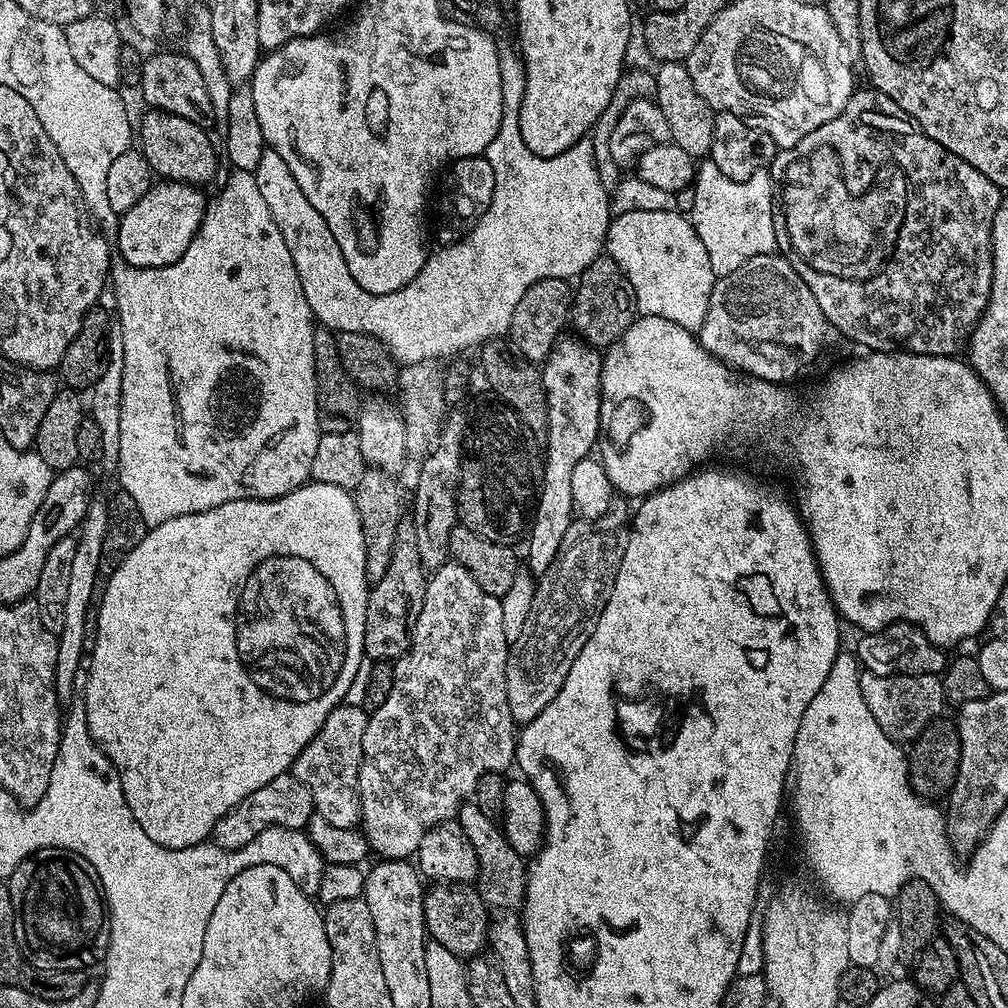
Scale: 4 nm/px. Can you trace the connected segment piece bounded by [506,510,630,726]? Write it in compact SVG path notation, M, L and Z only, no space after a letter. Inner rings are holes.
M619 510L606 513L597 520L573 519L554 562L535 583L533 605L517 642L508 650L506 662L506 694L510 698L510 714L517 725L529 724L562 690L578 650L586 646L590 634L598 626L598 618L610 598L622 554L626 554L629 521Z

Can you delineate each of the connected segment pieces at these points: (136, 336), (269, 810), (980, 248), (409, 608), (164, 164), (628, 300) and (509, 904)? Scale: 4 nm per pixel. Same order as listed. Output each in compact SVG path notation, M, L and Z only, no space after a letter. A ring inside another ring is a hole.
M232 168L229 173L220 188L220 200L207 201L200 229L178 262L161 268L135 268L120 262L110 272L111 287L116 287L114 316L122 336L121 458L118 484L123 492L134 498L134 502L138 502L138 510L142 510L144 523L149 526L170 522L170 518L182 518L182 514L205 512L235 500L276 500L309 483L311 464L318 453L322 413L314 358L316 328L310 302L306 302L306 294L302 294L302 278L298 278L294 258L290 258L290 250L284 246L282 230L278 230L278 222L274 222L270 206L266 206L258 191L255 171Z
M285 774L274 778L274 782L266 782L262 790L254 790L254 794L246 797L230 814L223 816L212 829L211 839L219 848L241 848L254 842L254 838L258 838L258 834L267 828L307 829L313 815L310 790L306 790L296 776Z
M865 86L861 92L860 89L853 91L844 109L834 118L830 118L830 122L822 122L822 126L818 126L818 130L810 130L810 134L806 134L806 138L802 138L802 142L798 142L789 148L779 149L771 162L770 175L775 191L778 193L778 207L772 213L774 230L776 231L776 247L783 255L788 257L790 266L794 266L794 270L798 270L802 282L806 282L806 286L810 286L810 294L814 294L814 299L818 302L825 321L831 327L833 324L846 339L853 340L856 344L861 344L864 350L868 352L913 352L923 356L956 356L959 353L959 348L961 351L965 347L972 329L976 327L977 322L980 321L980 315L986 310L988 299L990 298L990 286L992 285L992 223L994 222L994 214L1000 209L1002 192L994 182L990 182L989 178L986 178L985 174L979 173L974 166L970 166L969 162L963 161L957 154L946 150L946 146L934 142L934 138L926 135L918 127L915 120L905 116L901 107L886 94Z
M397 539L386 572L380 581L371 585L368 594L364 654L369 661L395 662L408 652L418 622L418 614L422 614L425 583L426 569L420 565L415 539Z
M149 109L138 122L138 142L140 151L153 173L164 180L204 186L216 174L218 164L216 152L203 125L179 118L169 112Z
M602 254L581 272L574 288L570 324L577 337L583 338L597 350L607 349L627 330L634 319L632 287L612 257Z
M465 802L458 813L458 823L469 839L470 845L477 855L478 891L484 898L484 903L492 910L519 909L524 902L524 891L528 881L528 870L525 857L519 856L504 837L497 821L491 816L482 814L474 802Z

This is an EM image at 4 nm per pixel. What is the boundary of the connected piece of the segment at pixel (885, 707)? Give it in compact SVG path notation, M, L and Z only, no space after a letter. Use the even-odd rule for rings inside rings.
M861 671L860 689L874 722L890 739L897 742L911 742L922 734L930 721L937 719L946 708L944 682L939 675L914 674L913 676L879 676L873 672Z

